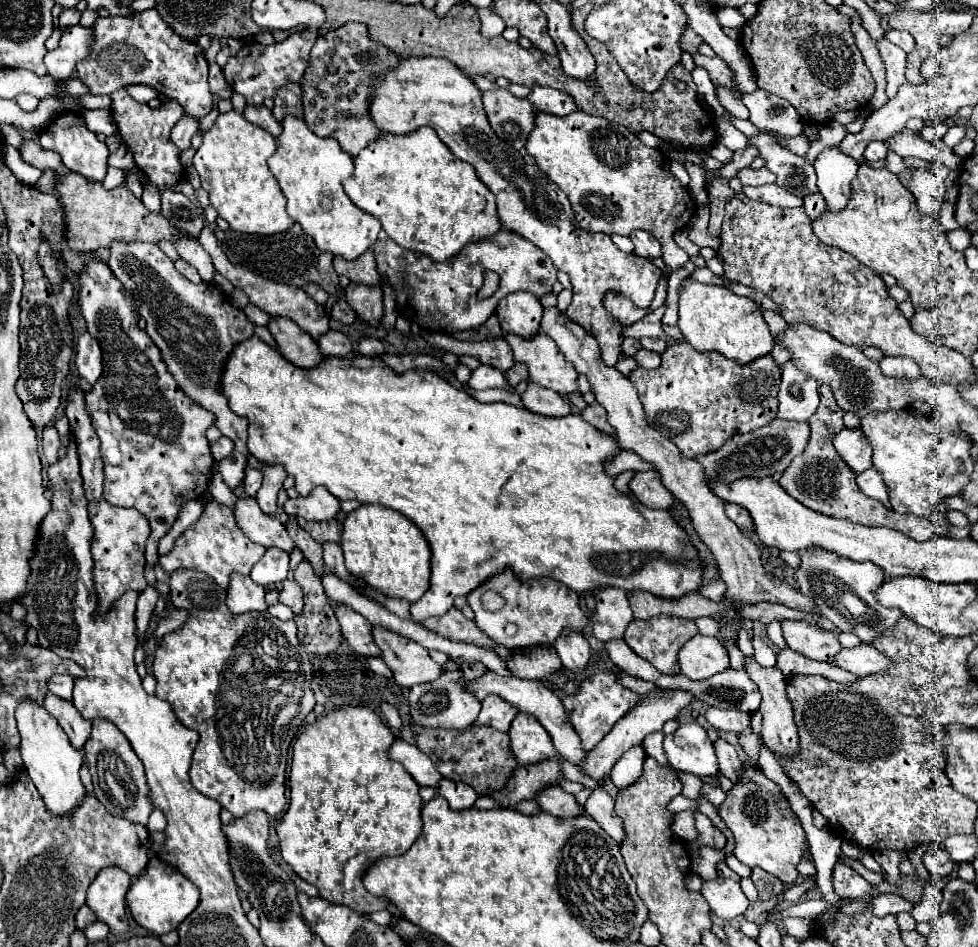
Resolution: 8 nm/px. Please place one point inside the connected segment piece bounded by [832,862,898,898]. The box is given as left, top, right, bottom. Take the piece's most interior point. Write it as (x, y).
(848, 883)

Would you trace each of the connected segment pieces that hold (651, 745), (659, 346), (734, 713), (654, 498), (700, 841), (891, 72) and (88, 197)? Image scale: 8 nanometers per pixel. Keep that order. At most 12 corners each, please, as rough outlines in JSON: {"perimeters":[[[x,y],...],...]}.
{"perimeters":[[[664,732],[650,734],[642,742],[648,756],[668,764],[662,740]],[[644,338],[640,344],[646,350],[662,354],[668,348],[664,338]],[[712,706],[706,718],[716,730],[740,734],[750,714]],[[656,470],[636,472],[630,488],[648,508],[668,508],[672,494]],[[696,810],[698,838],[686,842],[688,852],[702,846],[722,850],[726,836],[708,816]],[[888,40],[876,46],[886,64],[886,94],[894,98],[906,82],[906,52]],[[56,172],[66,240],[112,242],[190,238],[126,186]]]}

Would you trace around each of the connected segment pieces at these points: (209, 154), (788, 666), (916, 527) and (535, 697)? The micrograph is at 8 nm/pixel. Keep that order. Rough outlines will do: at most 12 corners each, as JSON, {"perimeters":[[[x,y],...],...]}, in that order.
{"perimeters":[[[236,110],[194,154],[218,216],[234,232],[292,228],[266,164],[274,136]],[[780,650],[776,666],[786,680],[794,674],[820,674],[836,682],[858,676],[826,662]],[[830,386],[810,440],[780,478],[800,504],[926,542],[928,518],[890,512],[860,492],[832,438],[842,424]],[[494,672],[470,682],[538,718],[556,752],[582,766],[586,750],[562,700],[540,680]]]}

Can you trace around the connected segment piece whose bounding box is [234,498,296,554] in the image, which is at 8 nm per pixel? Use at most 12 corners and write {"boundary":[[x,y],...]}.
{"boundary":[[252,498],[238,500],[234,516],[250,540],[288,554],[296,548],[284,524]]}

